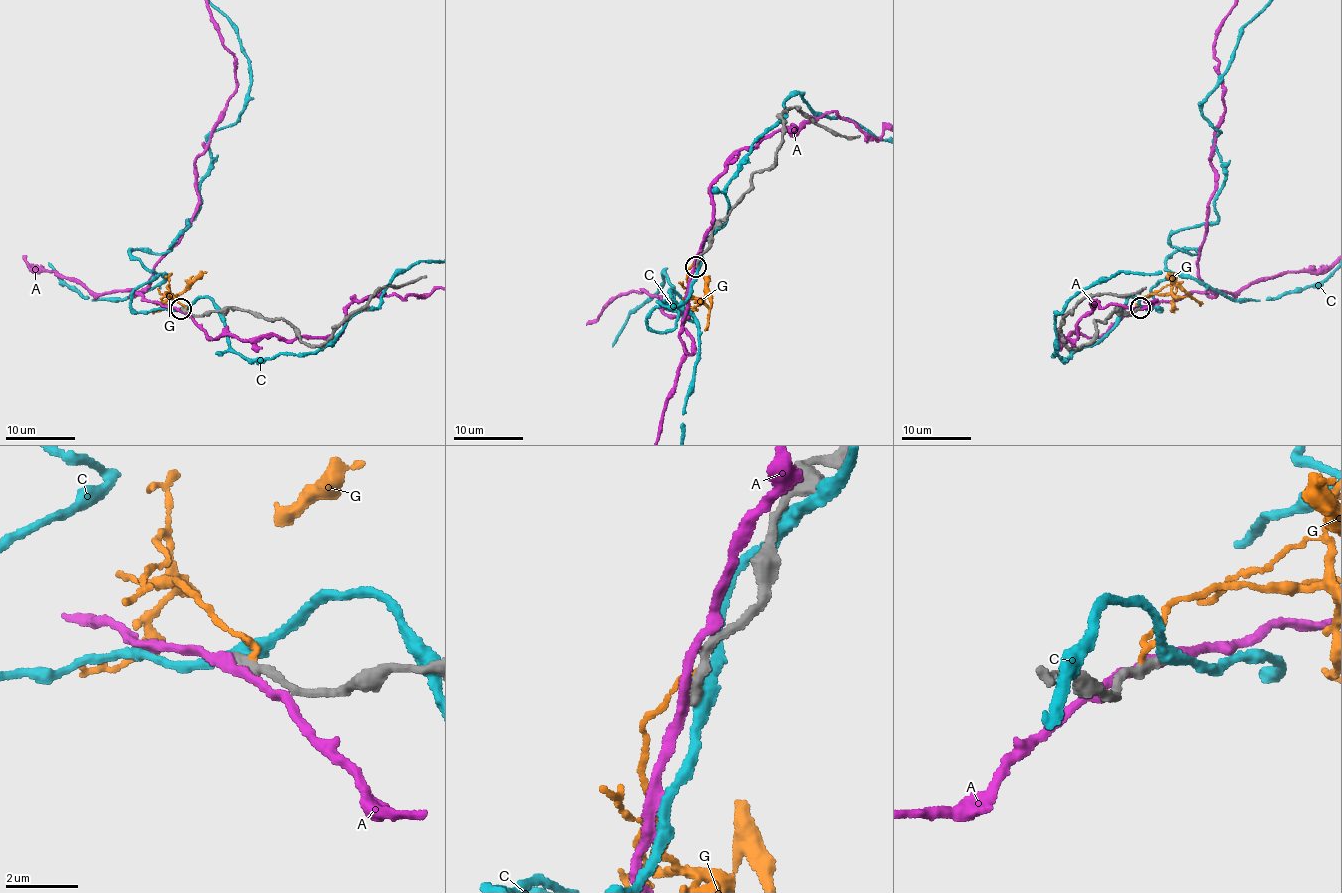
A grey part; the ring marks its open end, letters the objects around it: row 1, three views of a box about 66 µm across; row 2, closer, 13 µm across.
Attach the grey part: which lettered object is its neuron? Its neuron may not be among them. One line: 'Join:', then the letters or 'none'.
Join: none

